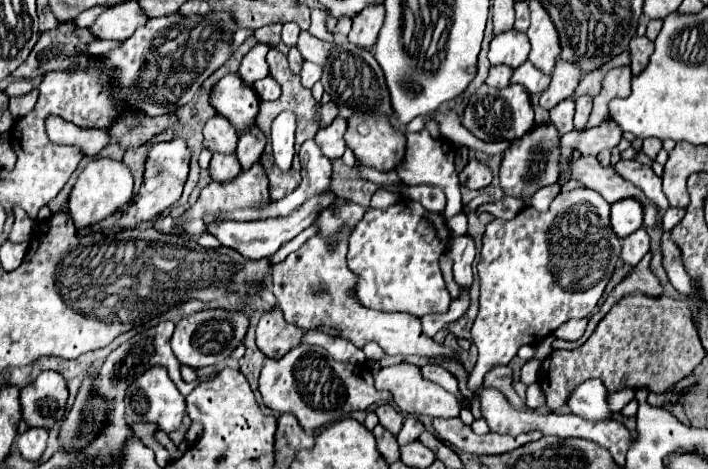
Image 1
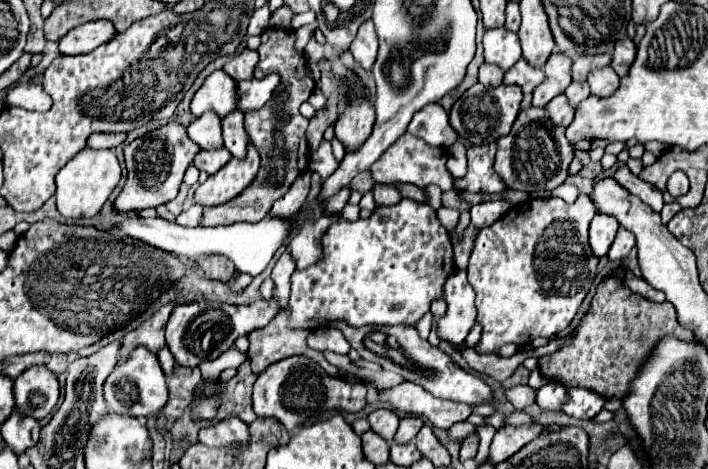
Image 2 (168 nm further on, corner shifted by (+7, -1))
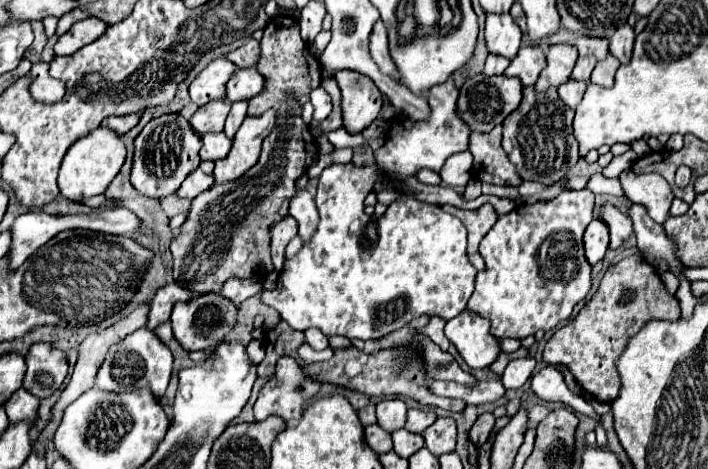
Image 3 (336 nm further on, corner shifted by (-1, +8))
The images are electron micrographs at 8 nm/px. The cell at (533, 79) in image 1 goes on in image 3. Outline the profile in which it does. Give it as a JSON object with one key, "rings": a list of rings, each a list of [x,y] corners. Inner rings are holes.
{"rings":[[[523,45],[517,53],[517,57],[511,61],[511,65],[505,69],[507,77],[519,77],[521,83],[527,85],[535,85],[539,73],[545,67],[545,55],[541,47],[533,47],[533,45]]]}

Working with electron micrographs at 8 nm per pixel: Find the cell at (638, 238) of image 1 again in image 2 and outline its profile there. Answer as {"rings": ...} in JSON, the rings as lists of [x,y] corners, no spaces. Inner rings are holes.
{"rings":[[[621,228],[617,232],[617,238],[611,244],[607,256],[609,256],[609,260],[625,260],[629,256],[629,252],[633,250],[633,246],[635,246],[635,236],[629,230]]]}

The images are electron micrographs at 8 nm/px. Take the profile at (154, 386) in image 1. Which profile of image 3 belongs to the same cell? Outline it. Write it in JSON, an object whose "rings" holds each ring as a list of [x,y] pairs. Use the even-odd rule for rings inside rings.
{"rings":[[[147,327],[137,329],[135,333],[127,335],[125,339],[113,343],[105,355],[105,359],[99,365],[97,377],[95,377],[95,387],[103,391],[113,391],[113,393],[123,393],[123,391],[137,391],[143,387],[149,387],[155,397],[163,397],[165,389],[169,385],[171,377],[171,365],[173,357],[171,351],[161,339],[149,331]]]}

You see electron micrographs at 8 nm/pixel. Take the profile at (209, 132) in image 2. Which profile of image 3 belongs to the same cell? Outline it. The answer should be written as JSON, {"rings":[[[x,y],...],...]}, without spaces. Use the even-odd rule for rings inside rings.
{"rings":[[[215,99],[203,107],[199,107],[193,117],[189,119],[191,127],[199,133],[219,133],[223,131],[223,121],[227,117],[227,109],[231,109],[231,103],[227,99]]]}

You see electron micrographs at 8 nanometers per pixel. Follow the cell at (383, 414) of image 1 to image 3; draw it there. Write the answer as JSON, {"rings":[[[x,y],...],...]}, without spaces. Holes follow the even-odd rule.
{"rings":[[[401,399],[381,401],[377,405],[377,423],[387,431],[397,431],[405,425],[405,413],[407,405]]]}

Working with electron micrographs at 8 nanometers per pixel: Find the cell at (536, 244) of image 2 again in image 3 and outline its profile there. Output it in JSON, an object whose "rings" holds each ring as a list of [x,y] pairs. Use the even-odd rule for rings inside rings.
{"rings":[[[581,189],[575,193],[561,193],[559,197],[555,197],[555,201],[549,203],[539,203],[539,205],[517,205],[509,215],[499,217],[499,221],[495,223],[495,227],[491,229],[491,233],[487,233],[487,237],[483,237],[481,245],[479,245],[479,253],[485,259],[485,271],[477,273],[477,283],[475,283],[475,291],[467,303],[467,309],[471,313],[479,313],[481,317],[491,321],[491,335],[497,339],[505,339],[505,337],[513,337],[513,339],[525,339],[529,335],[535,335],[539,329],[549,331],[553,327],[559,325],[559,321],[569,319],[573,307],[587,295],[587,291],[591,289],[591,265],[587,265],[587,259],[583,257],[583,229],[591,223],[593,219],[593,209],[595,209],[595,195],[589,189]]]}

